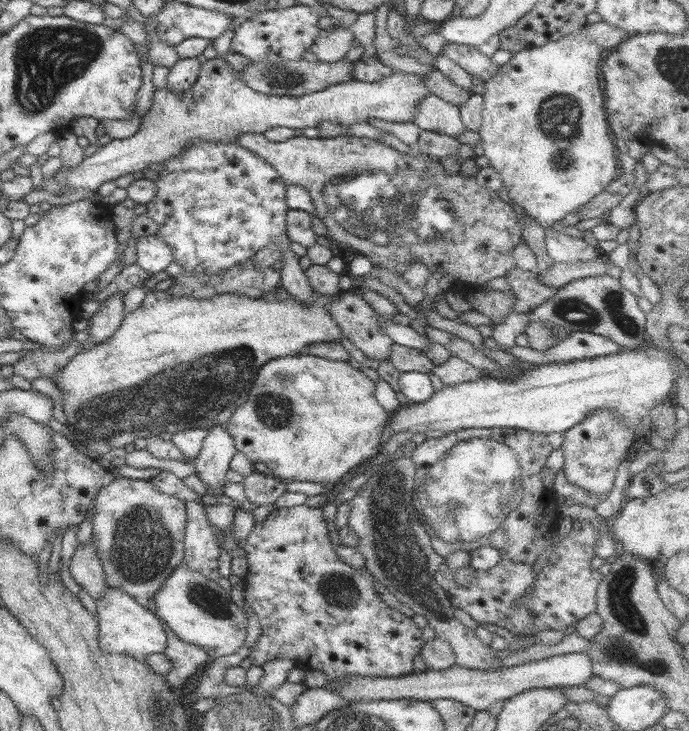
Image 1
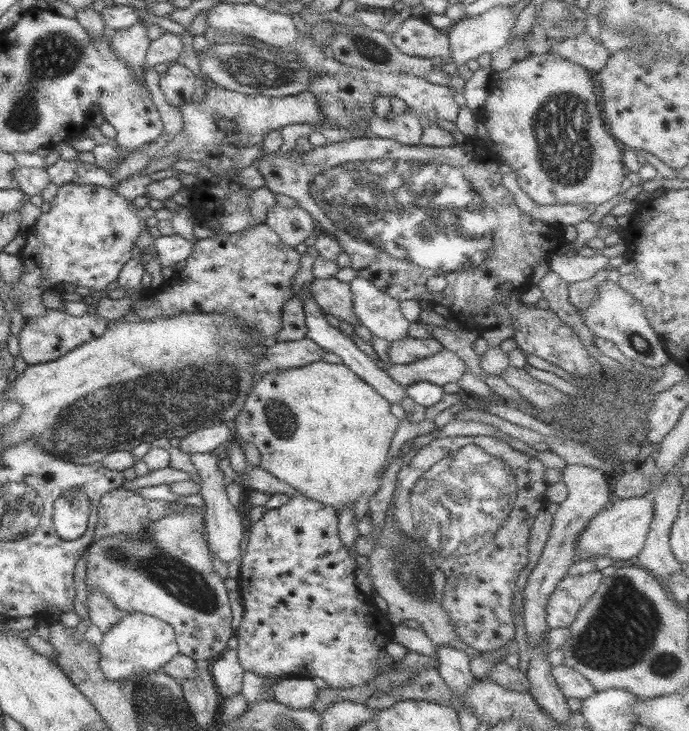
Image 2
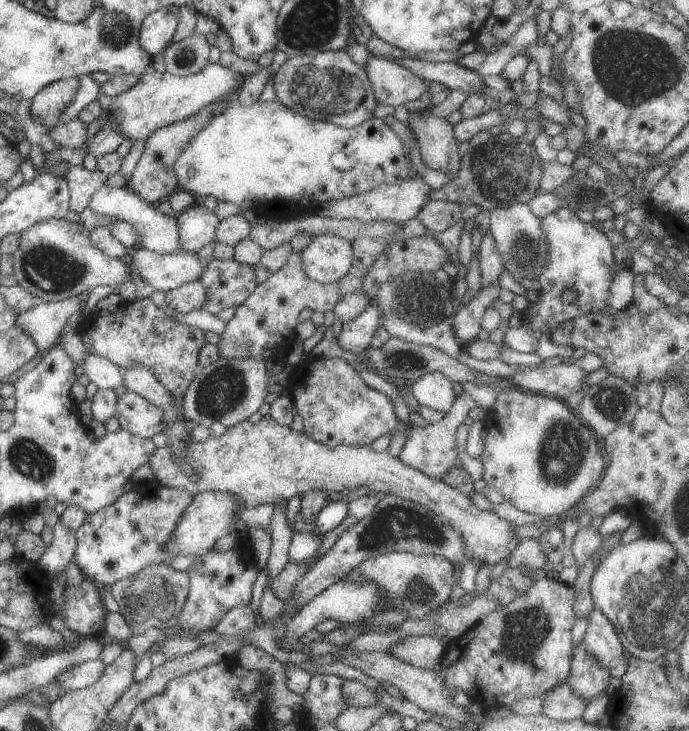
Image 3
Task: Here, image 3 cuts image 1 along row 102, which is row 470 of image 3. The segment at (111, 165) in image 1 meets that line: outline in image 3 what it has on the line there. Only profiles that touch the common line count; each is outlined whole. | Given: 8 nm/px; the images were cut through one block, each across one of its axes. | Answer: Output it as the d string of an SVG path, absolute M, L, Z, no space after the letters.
M270 415L262 416L262 420L257 424L249 421L240 422L240 424L228 428L220 437L210 437L204 442L190 442L187 450L184 450L183 453L173 452L168 447L157 448L150 458L149 465L154 472L155 480L159 481L162 486L184 488L193 497L210 490L212 492L230 492L245 508L254 508L265 503L272 505L287 503L297 495L302 498L310 490L342 492L366 486L372 493L392 494L400 499L424 506L434 516L438 516L442 520L442 524L456 530L464 540L464 562L475 560L479 567L478 570L482 566L494 566L503 559L505 560L506 556L514 550L514 546L518 546L518 542L520 542L514 536L514 530L512 530L514 524L500 519L494 513L480 510L473 504L473 500L466 494L462 494L459 489L432 478L416 468L411 468L398 457L375 452L371 446L339 445L335 448L327 448L324 444L315 442L304 431L296 432L290 427L278 425L278 422L274 422Z

